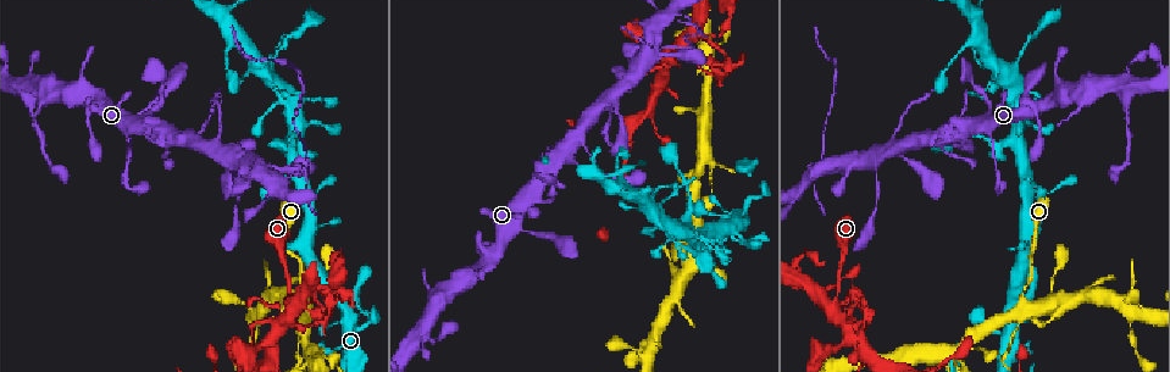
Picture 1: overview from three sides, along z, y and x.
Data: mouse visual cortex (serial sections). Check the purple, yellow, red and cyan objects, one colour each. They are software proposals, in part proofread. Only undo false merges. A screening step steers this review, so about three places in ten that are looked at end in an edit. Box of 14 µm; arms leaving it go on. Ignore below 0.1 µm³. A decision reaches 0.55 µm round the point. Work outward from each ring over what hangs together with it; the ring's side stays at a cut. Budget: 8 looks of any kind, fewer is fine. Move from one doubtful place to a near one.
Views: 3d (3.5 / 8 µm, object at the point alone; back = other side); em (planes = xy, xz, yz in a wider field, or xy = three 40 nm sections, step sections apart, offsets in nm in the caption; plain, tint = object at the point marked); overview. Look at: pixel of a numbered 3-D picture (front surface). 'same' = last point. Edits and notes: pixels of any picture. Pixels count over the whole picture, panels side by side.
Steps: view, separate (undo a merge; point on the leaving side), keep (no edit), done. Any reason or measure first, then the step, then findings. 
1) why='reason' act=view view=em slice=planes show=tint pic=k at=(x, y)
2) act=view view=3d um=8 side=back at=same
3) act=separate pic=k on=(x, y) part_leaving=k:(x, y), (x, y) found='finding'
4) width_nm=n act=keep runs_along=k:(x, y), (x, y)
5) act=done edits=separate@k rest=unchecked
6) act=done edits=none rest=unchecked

why='thin arm on a thick one' act=view view=3d um=3.5 pic=1 at=(529, 193)

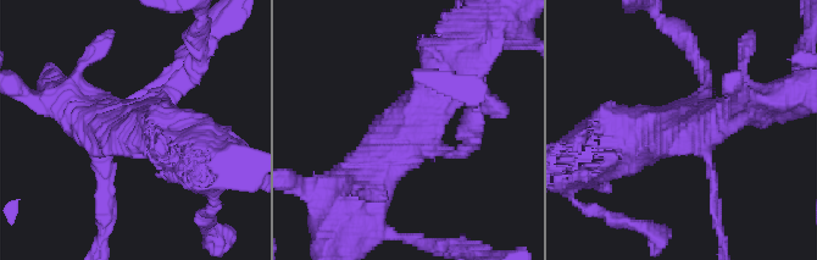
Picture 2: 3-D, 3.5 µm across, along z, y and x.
arms=4 arm_widths_nm=150,200,400,500 why='need the tissue' act=view view=em slice=xy step=2 show=tint pic=2 at=(399, 126)

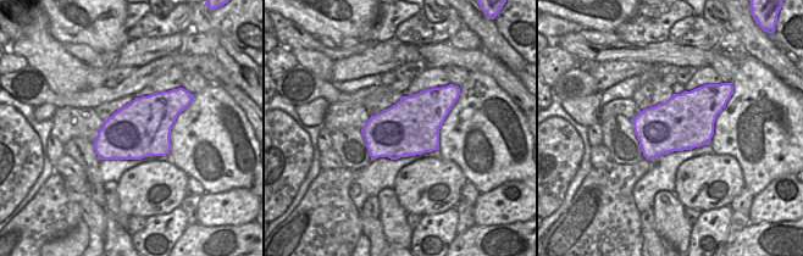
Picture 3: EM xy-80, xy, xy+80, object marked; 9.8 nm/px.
act=keep runs_along=2:(345, 182), (461, 67) found='one cell here'

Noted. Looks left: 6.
act=view view=3d um=3.5 side=back pic=1 at=(863, 325)

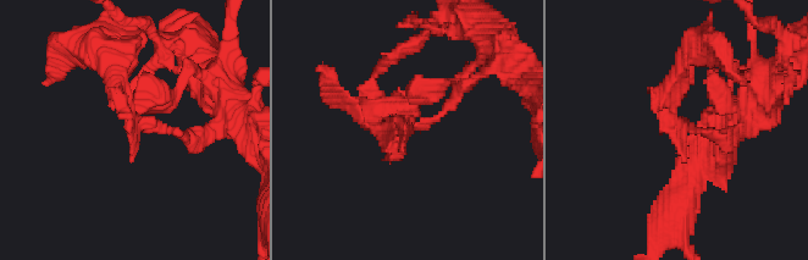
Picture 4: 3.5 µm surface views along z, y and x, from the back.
arm_widths_nm=150,250 act=view view=em slice=xy step=5 show=tint pic=4 at=(681, 121)

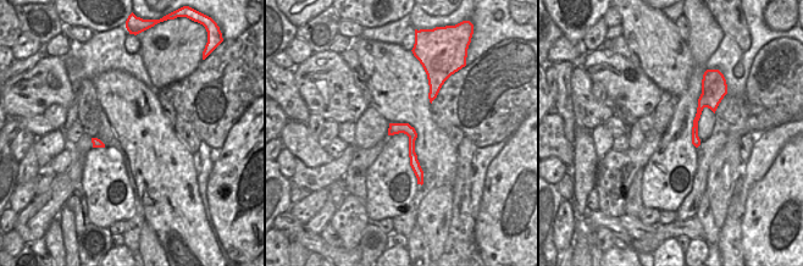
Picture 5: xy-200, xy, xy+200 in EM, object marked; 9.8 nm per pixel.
width_nm=120 act=separate pic=4 on=(674, 125) part_leaving=4:(695, 131), (673, 116), (685, 49) found='a second cell is stuck on'

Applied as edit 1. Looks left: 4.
why='see it whole again' act=view view=overview

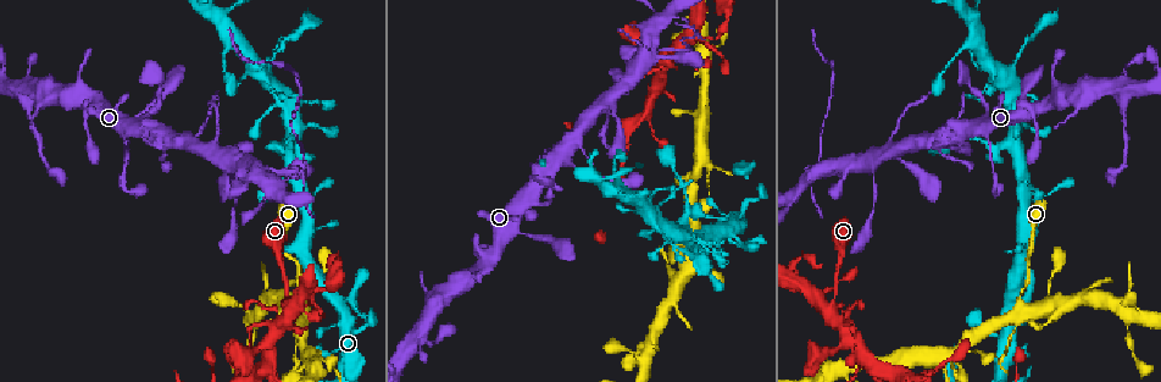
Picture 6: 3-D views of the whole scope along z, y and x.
act=view view=3d um=8 pic=6 at=(302, 170)

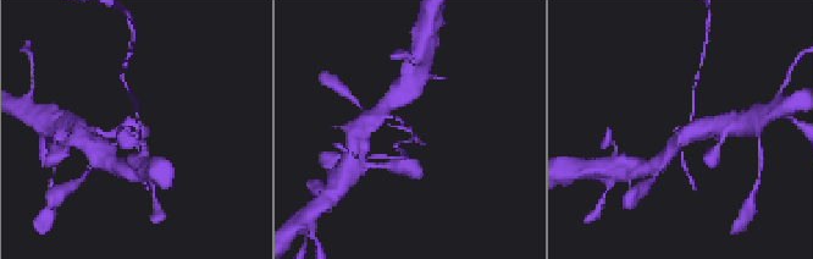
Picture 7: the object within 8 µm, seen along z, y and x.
act=view view=em slice=xy step=3 show=tint pic=7 at=(137, 129)

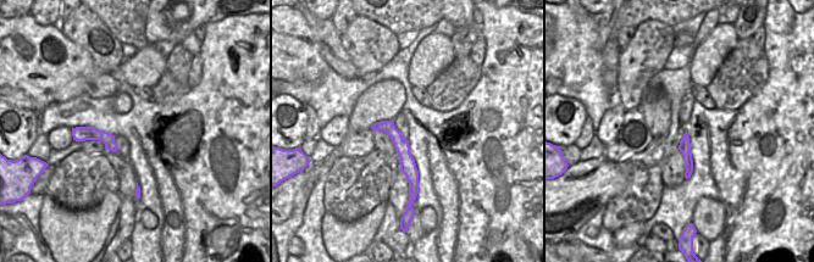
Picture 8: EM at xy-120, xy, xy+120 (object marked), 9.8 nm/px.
act=separate pic=7 on=(136, 109) part_leaving=7:(128, 131), (138, 131), (132, 98) found='two cells meet here'

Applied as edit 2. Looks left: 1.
act=done edits=separate@4,separate@7 rest=unchecked

